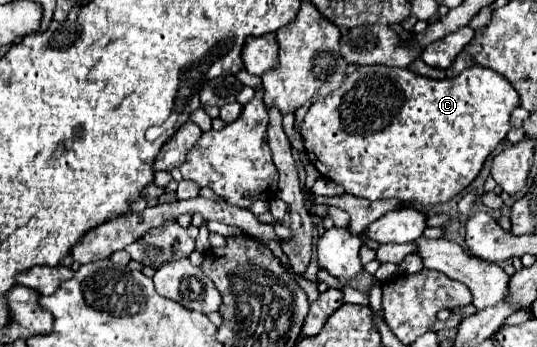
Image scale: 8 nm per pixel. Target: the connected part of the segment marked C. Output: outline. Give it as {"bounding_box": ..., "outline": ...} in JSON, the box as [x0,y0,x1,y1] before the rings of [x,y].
{"bounding_box":[302,67,520,205],"outline":[[[360,67],[358,71],[354,71],[352,75],[346,77],[346,81],[342,83],[342,87],[338,91],[334,91],[330,97],[324,97],[322,101],[314,103],[302,123],[302,137],[304,137],[304,147],[308,153],[310,163],[318,169],[318,173],[338,185],[342,185],[348,193],[364,197],[368,201],[376,201],[376,199],[400,199],[400,201],[410,201],[410,203],[422,203],[422,205],[438,205],[438,203],[448,203],[452,201],[460,191],[464,191],[480,173],[486,157],[498,147],[498,143],[506,137],[508,129],[510,129],[510,113],[520,105],[520,97],[516,93],[516,89],[496,71],[490,71],[486,67],[470,67],[464,69],[458,77],[452,79],[428,79],[422,75],[412,73],[410,69],[402,69],[402,67]]]}

